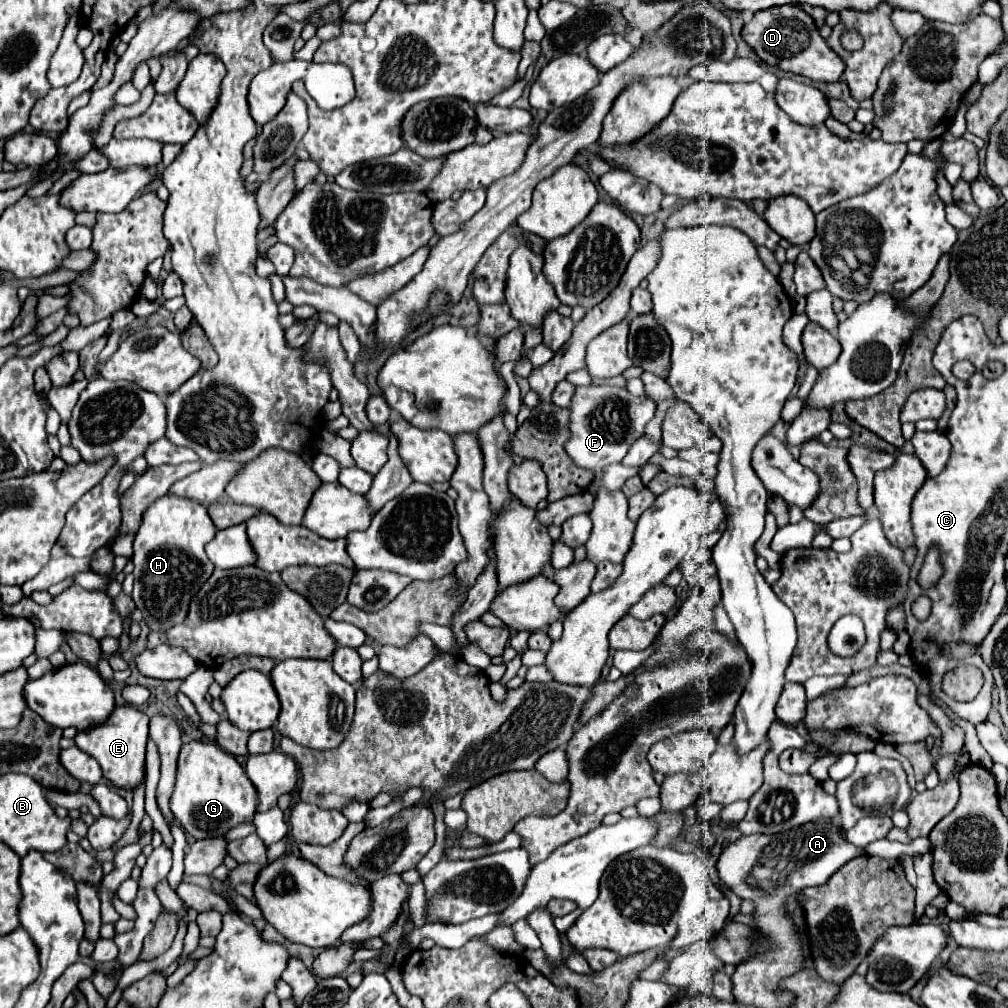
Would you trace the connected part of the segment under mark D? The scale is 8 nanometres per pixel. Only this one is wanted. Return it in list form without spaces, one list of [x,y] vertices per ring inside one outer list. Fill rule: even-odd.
[[[774,5],[770,9],[758,11],[754,19],[744,25],[742,39],[766,65],[780,67],[782,71],[794,75],[804,75],[812,81],[832,83],[844,73],[844,61],[840,61],[840,55],[826,45],[826,39],[822,39],[814,19],[800,5]]]

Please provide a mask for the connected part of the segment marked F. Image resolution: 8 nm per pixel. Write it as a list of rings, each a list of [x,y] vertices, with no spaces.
[[[590,385],[576,387],[576,397],[572,399],[572,437],[566,443],[568,455],[576,465],[592,469],[596,479],[604,465],[622,461],[626,449],[642,435],[646,423],[656,413],[656,403],[648,397],[634,397],[628,389],[610,387],[610,385]]]

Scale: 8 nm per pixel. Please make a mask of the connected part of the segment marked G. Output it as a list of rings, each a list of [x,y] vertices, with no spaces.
[[[190,741],[182,745],[178,757],[178,777],[170,809],[178,825],[182,825],[192,839],[220,837],[222,831],[254,821],[256,789],[234,755],[216,747],[214,741]]]

